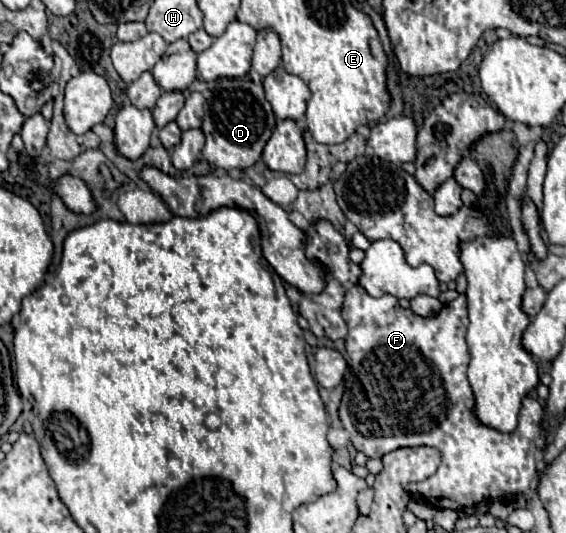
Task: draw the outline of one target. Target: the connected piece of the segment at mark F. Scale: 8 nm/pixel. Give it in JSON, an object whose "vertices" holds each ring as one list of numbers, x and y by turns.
{"vertices":[[355,285,351,291,345,293,343,321,347,323,347,355,349,367,361,381,365,389,365,397,369,401,369,409,357,407,339,407,339,419,343,427,351,435,351,443,357,451,365,453,367,457,383,457,389,451,399,447,417,447,417,445,431,445,441,451,441,465,433,477,421,483,413,483,413,493,419,495,423,501,437,509,465,509,475,507,483,501,509,501,517,495,523,495,531,505,535,497,535,483,537,483,537,463,535,453,541,441,541,417,543,407,539,401,525,397,525,403,519,411,519,423,515,431,501,433,493,427,483,425,475,415,475,393,467,381,467,367,469,367,469,349,465,343,467,333,467,297,459,295,455,301,447,303,439,315,435,317,419,317,399,305,393,295,383,295,379,299,367,295,361,285]]}

